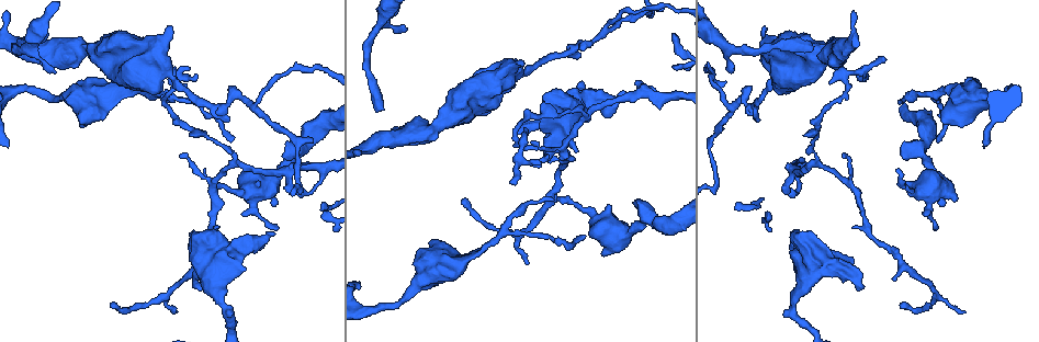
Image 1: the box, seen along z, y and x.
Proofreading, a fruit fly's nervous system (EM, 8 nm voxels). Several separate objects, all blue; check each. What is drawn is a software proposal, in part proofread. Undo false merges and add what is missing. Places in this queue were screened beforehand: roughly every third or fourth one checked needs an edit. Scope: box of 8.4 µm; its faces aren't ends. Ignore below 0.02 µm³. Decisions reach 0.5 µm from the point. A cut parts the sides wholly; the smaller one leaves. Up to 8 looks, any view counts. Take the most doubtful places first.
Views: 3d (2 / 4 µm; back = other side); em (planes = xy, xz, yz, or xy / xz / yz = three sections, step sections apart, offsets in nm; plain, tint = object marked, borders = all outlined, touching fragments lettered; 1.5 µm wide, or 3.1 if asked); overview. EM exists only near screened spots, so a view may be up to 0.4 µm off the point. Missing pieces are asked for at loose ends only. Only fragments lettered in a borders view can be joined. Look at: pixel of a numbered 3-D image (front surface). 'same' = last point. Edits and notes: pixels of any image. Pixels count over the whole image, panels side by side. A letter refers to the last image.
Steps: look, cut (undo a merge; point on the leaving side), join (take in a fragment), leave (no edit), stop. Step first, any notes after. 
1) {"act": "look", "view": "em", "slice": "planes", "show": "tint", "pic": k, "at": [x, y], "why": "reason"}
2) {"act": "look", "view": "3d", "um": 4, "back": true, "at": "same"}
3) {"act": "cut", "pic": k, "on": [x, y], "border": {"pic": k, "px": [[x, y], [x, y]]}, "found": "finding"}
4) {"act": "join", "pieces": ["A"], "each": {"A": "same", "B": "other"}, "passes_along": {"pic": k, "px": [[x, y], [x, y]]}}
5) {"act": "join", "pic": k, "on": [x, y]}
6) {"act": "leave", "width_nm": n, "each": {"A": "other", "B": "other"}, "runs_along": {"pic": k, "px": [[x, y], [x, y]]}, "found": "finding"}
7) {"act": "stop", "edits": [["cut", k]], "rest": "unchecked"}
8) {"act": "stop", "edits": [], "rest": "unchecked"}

{"act": "look", "view": "em", "slice": "xz", "step": 8, "show": "tint", "pic": 1, "at": [625, 91], "why": "branch stops here"}

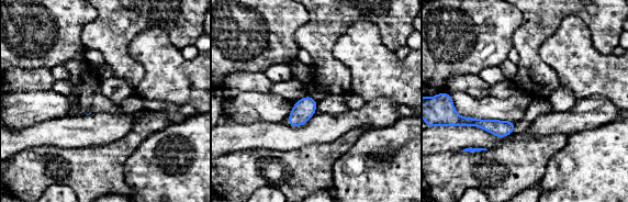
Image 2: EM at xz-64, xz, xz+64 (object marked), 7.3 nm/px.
{"act": "look", "view": "em", "slice": "yz", "step": 8, "show": "borders", "at": "same", "why": "another direction"}

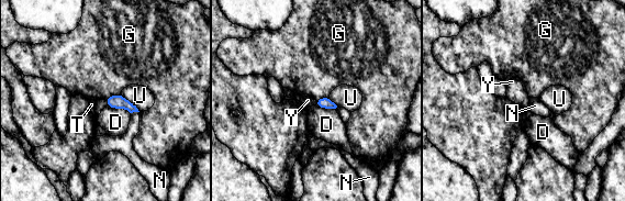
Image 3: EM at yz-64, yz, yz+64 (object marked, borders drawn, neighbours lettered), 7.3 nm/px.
{"act": "leave", "longest_contact_nm": ["U", 190], "each": {"D": "other", "G": "other", "N": "other", "T": "other", "U": "other", "Y": "other"}, "border": {"pic": 3, "px": [[314, 100], [315, 104]]}, "found": "no lettered fragment goes on from it"}

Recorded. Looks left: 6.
{"act": "look", "view": "3d", "um": 2, "back": true, "pic": 1, "at": [56, 71], "why": "free end"}

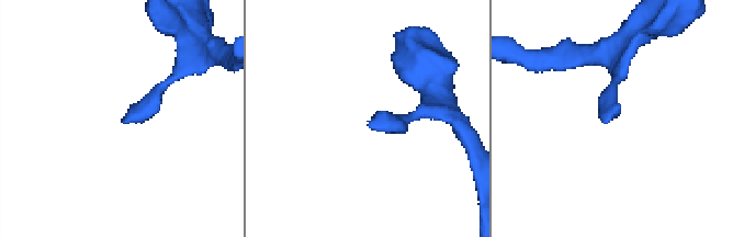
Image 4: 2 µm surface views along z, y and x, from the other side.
{"act": "look", "view": "em", "slice": "planes", "show": "plain", "pic": 4, "at": [370, 127], "why": "now the EM"}

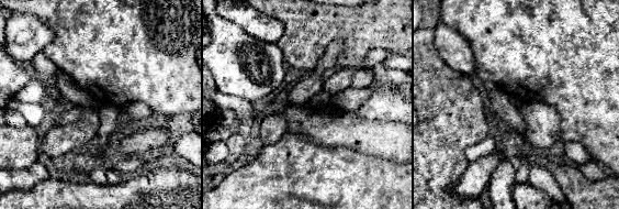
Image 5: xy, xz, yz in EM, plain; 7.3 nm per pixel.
{"act": "look", "view": "em", "slice": "planes", "show": "borders", "at": "same", "why": "what lies round it"}

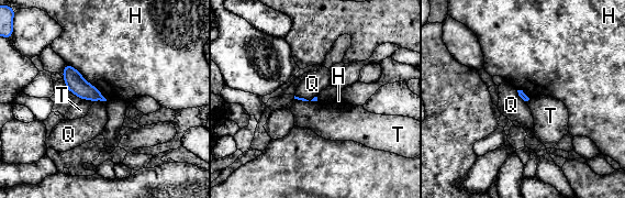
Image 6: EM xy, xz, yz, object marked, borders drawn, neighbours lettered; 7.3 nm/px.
{"act": "leave", "each": {"H": "other", "Q": "other", "T": "other"}, "border": {"pic": 6, "px": [[66, 62], [95, 86], [107, 100]]}, "found": "none of them fits"}

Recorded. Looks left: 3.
{"act": "look", "view": "em", "slice": "yz", "step": 4, "show": "tint", "pic": 1, "at": [217, 110], "why": "abrupt turn"}

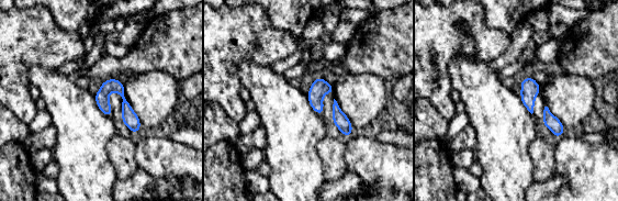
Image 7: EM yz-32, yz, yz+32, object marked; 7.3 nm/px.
{"act": "look", "view": "em", "slice": "planes", "show": "borders", "at": "same", "why": "cut it another way"}

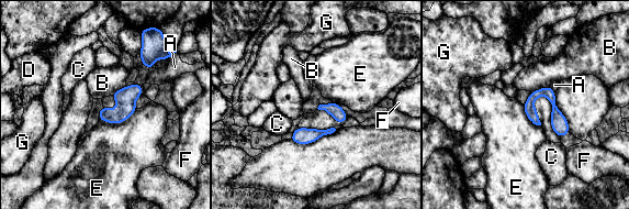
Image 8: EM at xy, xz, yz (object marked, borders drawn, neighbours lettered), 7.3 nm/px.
{"act": "leave", "width_nm": 90, "each": {"A": "other", "B": "other", "C": "other", "D": "other", "E": "other", "F": "other", "G": "other"}, "border": {"pic": 8, "px": [[137, 109], [118, 123], [100, 120]]}, "found": "continuous, no second neuron"}

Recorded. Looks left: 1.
{"act": "stop", "edits": [], "rest": "unchecked"}

